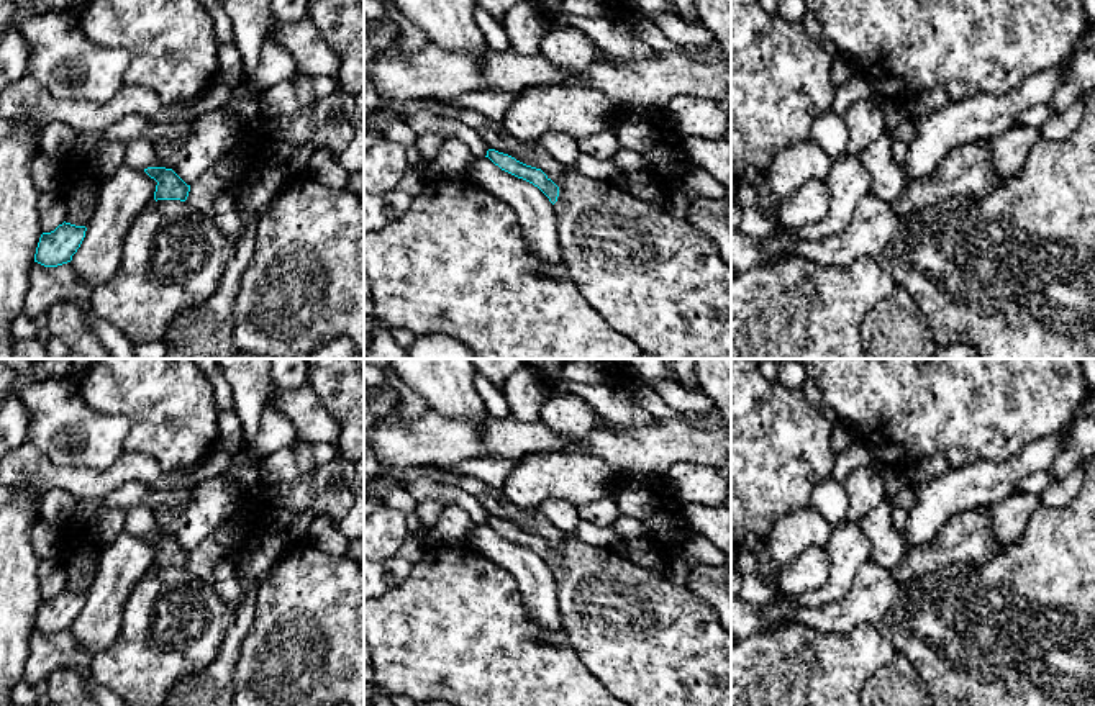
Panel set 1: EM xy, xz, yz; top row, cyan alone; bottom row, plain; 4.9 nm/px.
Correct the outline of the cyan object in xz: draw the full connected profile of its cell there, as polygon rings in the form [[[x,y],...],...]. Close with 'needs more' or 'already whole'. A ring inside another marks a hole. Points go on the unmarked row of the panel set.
[[[488,516],[485,524],[502,537],[533,550],[549,565],[567,640],[613,696],[629,706],[731,706],[731,634],[687,585],[651,573],[625,559],[616,547],[595,547],[567,536],[557,554],[541,536],[508,521]]] | needs more

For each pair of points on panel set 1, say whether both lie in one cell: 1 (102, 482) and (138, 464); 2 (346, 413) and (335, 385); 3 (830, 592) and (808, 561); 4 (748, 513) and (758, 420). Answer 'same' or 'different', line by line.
1: same
2: same
3: different
4: same

